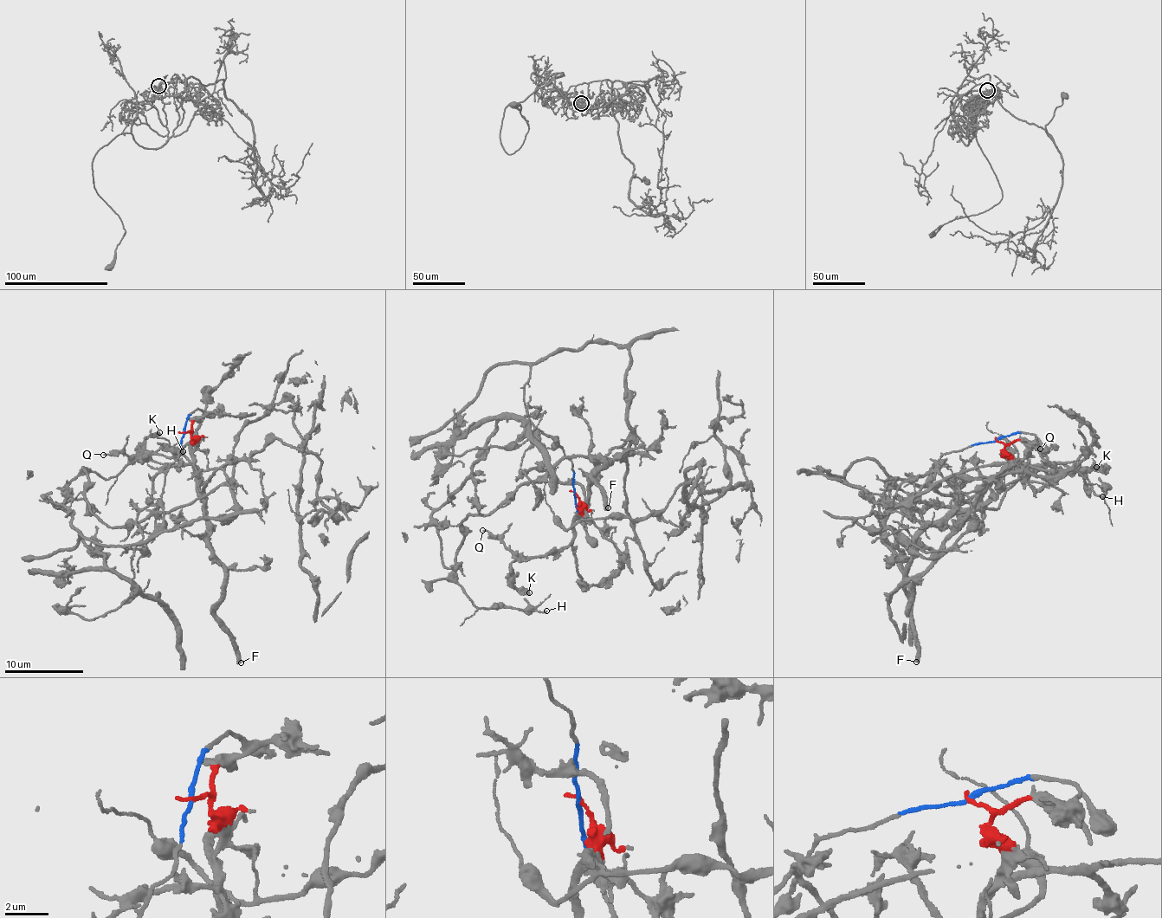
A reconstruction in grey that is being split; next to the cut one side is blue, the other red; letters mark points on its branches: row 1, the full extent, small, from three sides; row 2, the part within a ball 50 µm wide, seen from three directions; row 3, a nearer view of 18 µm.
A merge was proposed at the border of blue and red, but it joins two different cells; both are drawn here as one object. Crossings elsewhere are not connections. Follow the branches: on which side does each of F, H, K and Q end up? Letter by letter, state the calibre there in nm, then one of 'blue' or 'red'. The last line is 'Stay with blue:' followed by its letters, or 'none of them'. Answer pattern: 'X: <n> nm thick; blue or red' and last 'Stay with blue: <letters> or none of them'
F: 440 nm thick; red
H: 160 nm thick; blue
K: 400 nm thick; red
Q: 150 nm thick; red
Stay with blue: H

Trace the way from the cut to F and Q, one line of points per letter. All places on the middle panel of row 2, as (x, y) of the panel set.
F: (574, 493), (580, 501), (577, 515), (589, 497), (594, 463), (609, 462), (592, 480), (608, 507)
Q: (574, 493), (580, 501), (572, 540), (543, 557), (519, 556), (482, 530)

